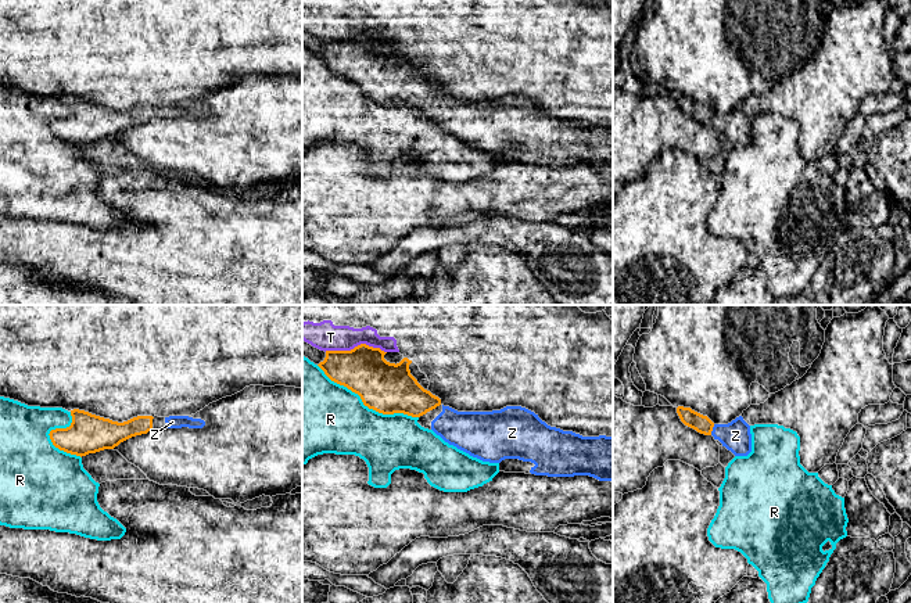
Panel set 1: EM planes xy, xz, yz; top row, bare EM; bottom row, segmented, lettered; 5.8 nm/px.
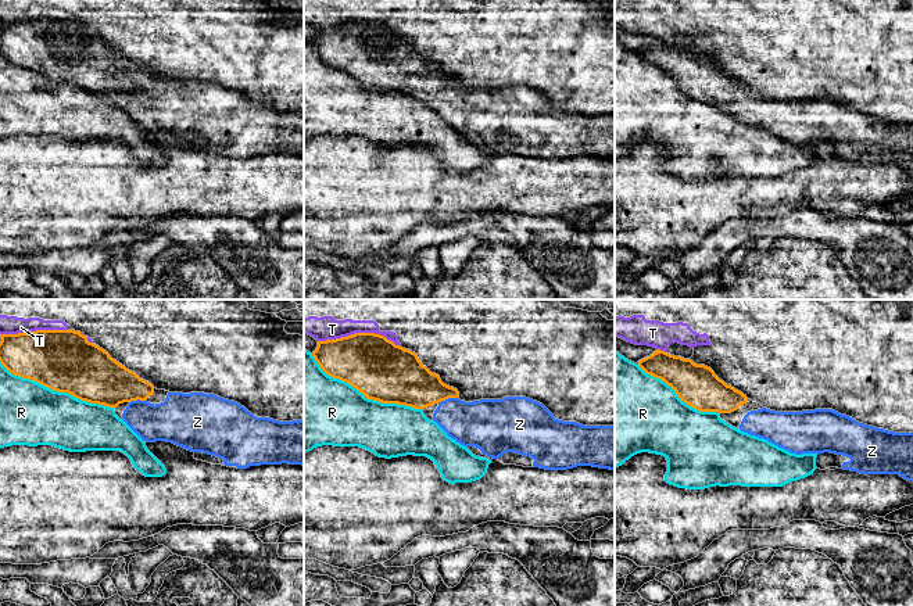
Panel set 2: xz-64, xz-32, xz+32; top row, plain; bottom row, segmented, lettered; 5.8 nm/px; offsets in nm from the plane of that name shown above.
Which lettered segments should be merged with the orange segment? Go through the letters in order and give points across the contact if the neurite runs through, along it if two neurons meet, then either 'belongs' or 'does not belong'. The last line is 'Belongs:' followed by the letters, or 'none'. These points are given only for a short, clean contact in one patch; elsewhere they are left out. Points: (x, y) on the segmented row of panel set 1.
R: does not belong
T: does not belong
Z: across yz (703, 424), (712, 430), (735, 435) | belongs
Belongs: Z

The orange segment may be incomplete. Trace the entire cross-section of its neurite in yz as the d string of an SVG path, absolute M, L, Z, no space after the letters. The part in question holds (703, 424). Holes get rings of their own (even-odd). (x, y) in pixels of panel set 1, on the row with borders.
M678 406L677 413L685 426L700 434L713 435L735 456L747 456L752 452L750 426L742 416L728 424L714 424L707 416L691 408Z

